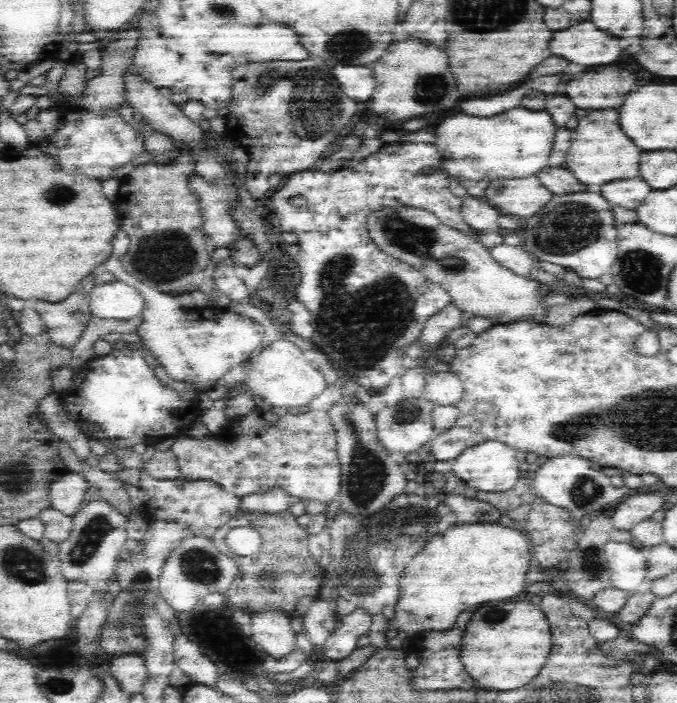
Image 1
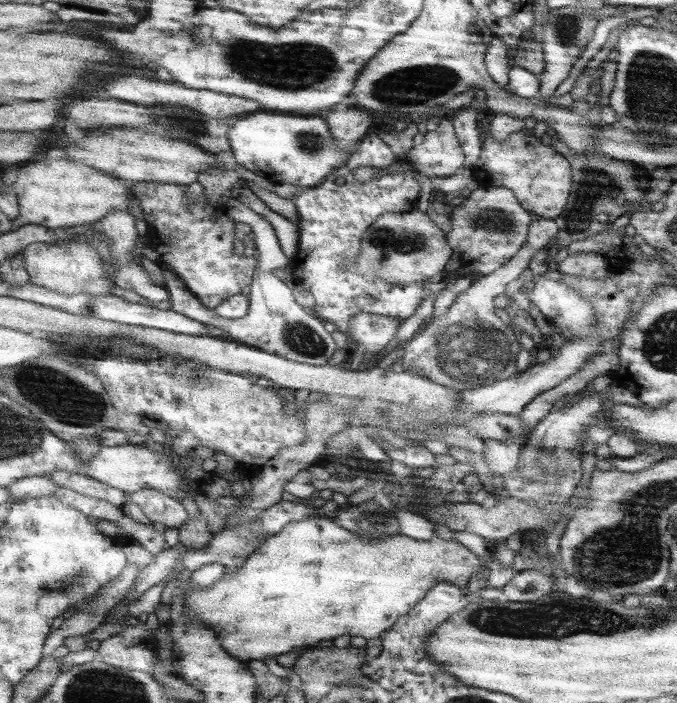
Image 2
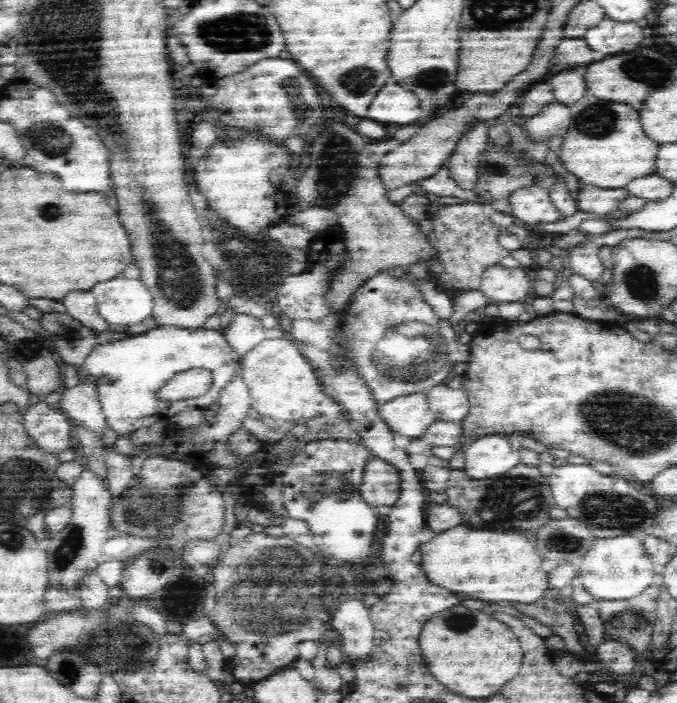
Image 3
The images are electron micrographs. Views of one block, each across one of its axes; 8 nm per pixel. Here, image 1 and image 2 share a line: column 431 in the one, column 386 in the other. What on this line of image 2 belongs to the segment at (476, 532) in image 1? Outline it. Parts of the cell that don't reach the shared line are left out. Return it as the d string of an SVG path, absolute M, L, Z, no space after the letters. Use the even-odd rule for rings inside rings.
M309 516L305 520L289 522L279 534L270 536L245 566L228 572L210 587L195 587L185 593L183 605L187 614L197 616L201 624L213 628L223 640L223 648L237 660L263 660L287 652L300 653L318 642L348 635L378 638L397 616L418 603L435 583L445 581L465 589L473 574L480 572L483 563L461 543L443 540L431 534L427 540L415 540L401 534L365 540L355 536L330 516Z

